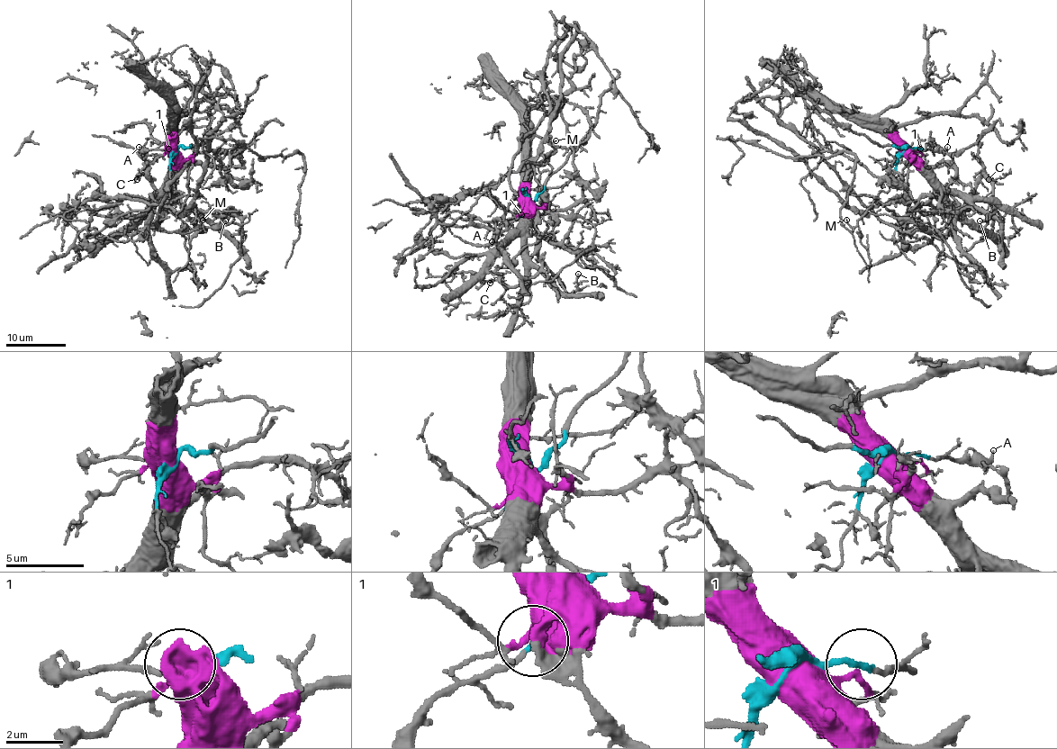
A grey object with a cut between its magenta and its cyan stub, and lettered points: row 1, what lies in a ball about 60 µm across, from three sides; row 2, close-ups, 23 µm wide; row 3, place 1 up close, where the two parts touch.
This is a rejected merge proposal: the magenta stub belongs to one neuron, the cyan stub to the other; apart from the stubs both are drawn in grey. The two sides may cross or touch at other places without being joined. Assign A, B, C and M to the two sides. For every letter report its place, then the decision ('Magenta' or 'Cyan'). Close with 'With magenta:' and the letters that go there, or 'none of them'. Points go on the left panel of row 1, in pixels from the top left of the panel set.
A: Place: (139, 147). Cyan
B: Place: (225, 221). Magenta
C: Place: (137, 179). Magenta
M: Place: (203, 220). Cyan
With magenta: B, C

